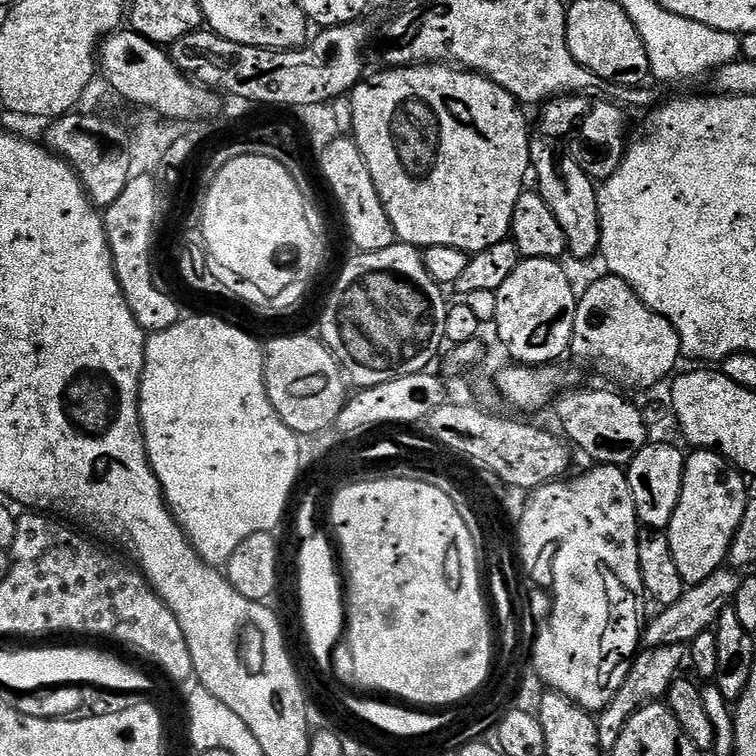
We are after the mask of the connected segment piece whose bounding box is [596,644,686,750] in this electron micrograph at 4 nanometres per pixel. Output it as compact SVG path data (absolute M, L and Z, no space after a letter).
M684 644L659 645L657 648L645 647L633 659L630 670L626 674L626 682L622 682L622 686L614 694L612 701L598 713L596 725L601 748L610 750L615 746L626 722L630 722L630 718L638 709L667 697L668 687L678 679L679 672L676 671L683 664L685 667L686 648Z

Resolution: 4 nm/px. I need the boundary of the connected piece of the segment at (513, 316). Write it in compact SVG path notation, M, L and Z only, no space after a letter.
M521 259L519 266L496 291L498 314L494 329L504 348L520 366L548 366L572 346L577 296L563 273L563 263L555 260Z

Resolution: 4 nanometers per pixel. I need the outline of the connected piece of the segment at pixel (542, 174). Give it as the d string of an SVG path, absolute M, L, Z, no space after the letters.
M536 134L529 139L532 151L531 167L534 169L535 187L540 196L550 206L554 218L558 218L558 226L562 226L562 234L566 234L568 243L567 255L580 260L591 260L600 250L600 215L598 214L598 191L592 177L587 176L578 166L578 162L567 154L555 152L553 141L543 135Z

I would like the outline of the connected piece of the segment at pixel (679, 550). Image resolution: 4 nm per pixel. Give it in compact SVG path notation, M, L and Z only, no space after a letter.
M692 450L687 453L682 478L682 494L674 510L674 518L670 518L666 529L670 542L670 554L674 554L678 574L682 574L685 585L702 583L715 571L725 567L732 539L742 522L742 514L746 514L747 497L748 484L745 477L740 469L730 463L725 456L720 455L719 452L707 450Z

